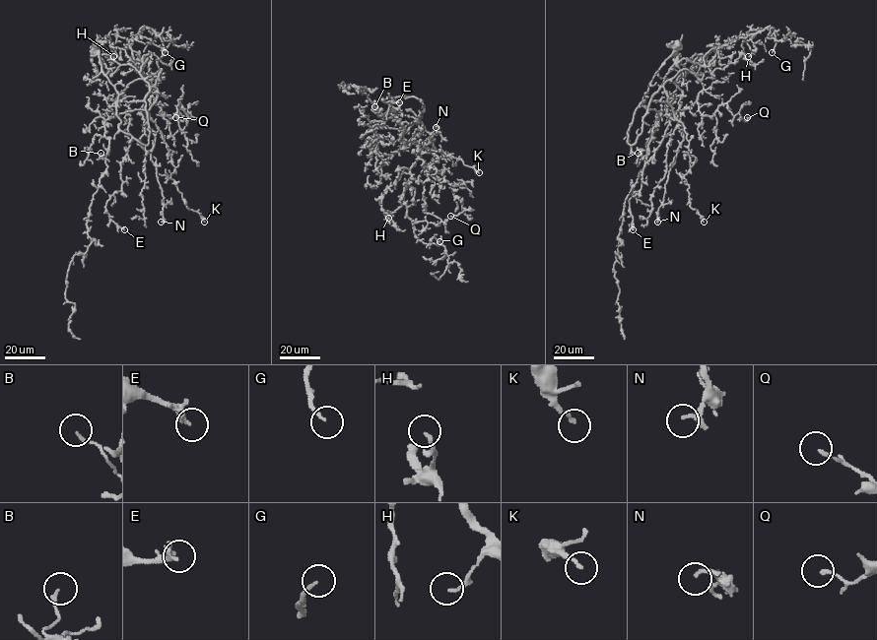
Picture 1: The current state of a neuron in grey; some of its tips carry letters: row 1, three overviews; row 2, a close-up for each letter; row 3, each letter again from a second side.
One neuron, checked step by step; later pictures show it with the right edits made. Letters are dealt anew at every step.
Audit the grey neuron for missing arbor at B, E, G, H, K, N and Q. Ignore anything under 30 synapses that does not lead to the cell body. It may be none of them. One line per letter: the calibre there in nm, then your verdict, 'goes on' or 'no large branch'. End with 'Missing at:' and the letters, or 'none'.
B: 140 nm thick; no large branch
E: 150 nm thick; goes on
G: 150 nm thick; goes on
H: 110 nm thick; no large branch
K: 160 nm thick; no large branch
N: 130 nm thick; no large branch
Q: 150 nm thick; no large branch
Missing at: E, G

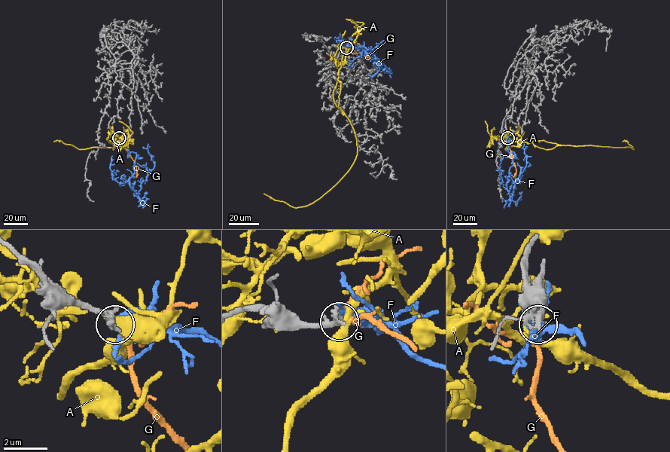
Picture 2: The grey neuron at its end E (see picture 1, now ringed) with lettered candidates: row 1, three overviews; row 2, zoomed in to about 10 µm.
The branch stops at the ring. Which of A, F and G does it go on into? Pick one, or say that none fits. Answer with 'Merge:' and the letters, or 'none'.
Merge: G

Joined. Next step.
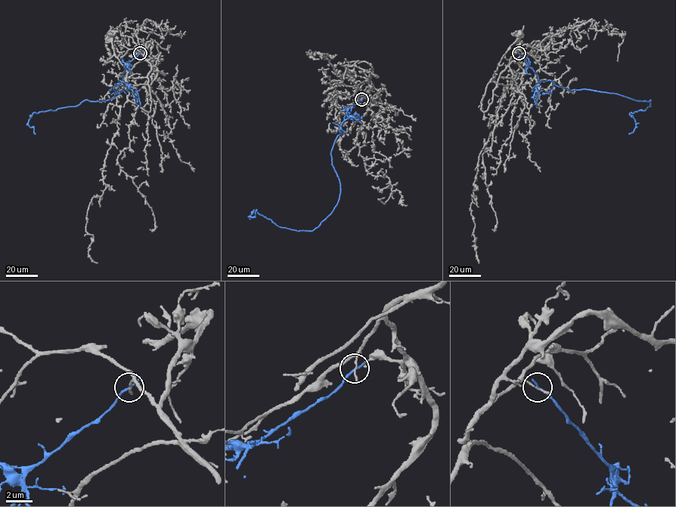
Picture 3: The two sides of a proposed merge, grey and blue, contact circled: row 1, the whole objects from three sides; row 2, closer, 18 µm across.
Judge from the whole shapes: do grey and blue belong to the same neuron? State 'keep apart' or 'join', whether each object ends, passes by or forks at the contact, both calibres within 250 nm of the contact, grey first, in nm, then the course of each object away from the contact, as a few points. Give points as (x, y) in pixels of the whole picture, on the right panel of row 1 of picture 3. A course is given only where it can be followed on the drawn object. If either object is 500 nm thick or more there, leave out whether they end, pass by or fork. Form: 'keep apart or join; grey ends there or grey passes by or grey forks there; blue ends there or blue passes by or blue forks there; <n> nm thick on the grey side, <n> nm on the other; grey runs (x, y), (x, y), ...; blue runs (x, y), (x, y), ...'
keep apart; grey ends there; blue ends there; 150 nm thick on the grey side, 160 nm on the other; grey runs (519, 53), (511, 57), (500, 74), (492, 102), (484, 112), (481, 102), (487, 84), (519, 34); blue runs (519, 53), (539, 82), (650, 100), (643, 110), (629, 114), (637, 127), (629, 133)

